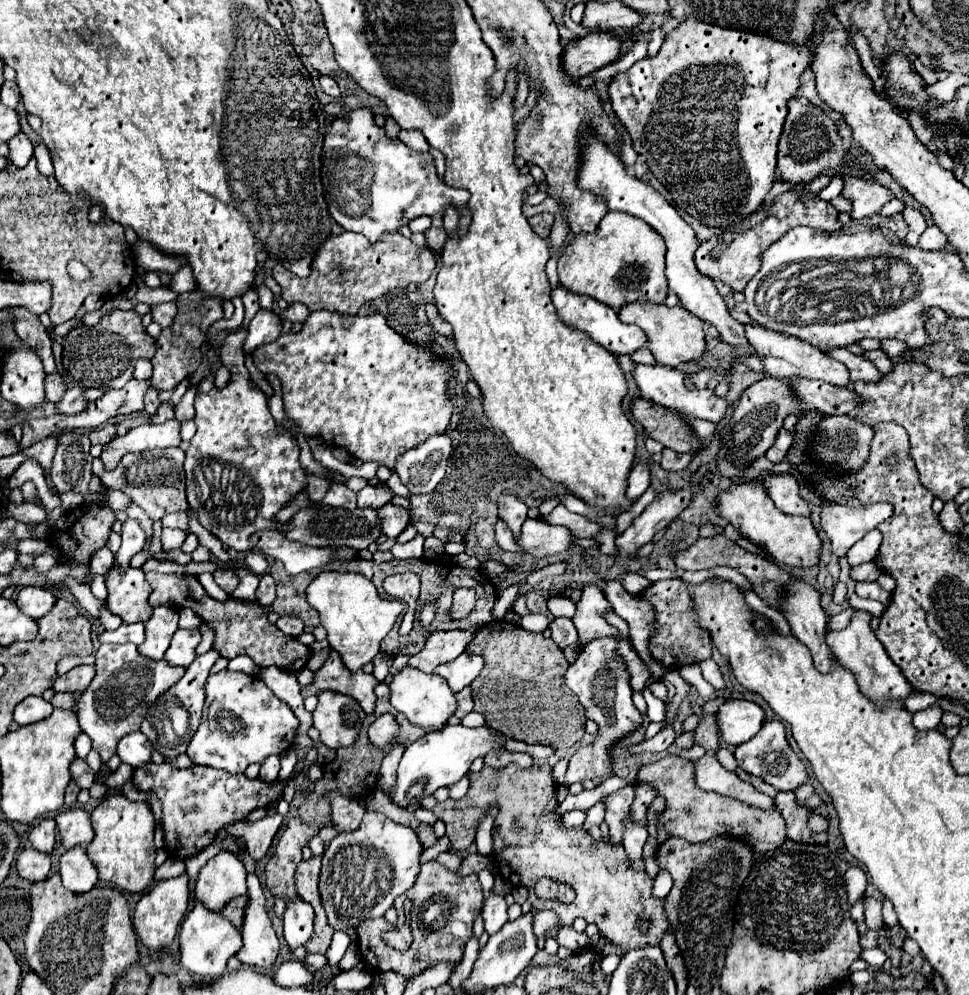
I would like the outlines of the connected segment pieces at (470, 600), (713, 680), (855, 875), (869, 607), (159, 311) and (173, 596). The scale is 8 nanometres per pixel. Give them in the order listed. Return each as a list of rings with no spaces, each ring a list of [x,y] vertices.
[[[457,588],[453,594],[450,614],[453,616],[469,616],[475,608],[475,592],[473,588]]]
[[[703,660],[703,662],[699,662],[699,668],[701,668],[703,678],[705,678],[711,686],[715,686],[715,690],[723,690],[723,688],[725,688],[725,680],[723,680],[717,664],[707,664],[707,660]]]
[[[849,866],[847,874],[847,892],[849,892],[849,902],[853,904],[863,892],[865,892],[865,886],[867,886],[867,878],[865,878],[865,872],[857,866]]]
[[[855,593],[848,598],[851,607],[870,612],[875,617],[880,617],[883,614],[885,606],[876,600],[863,599],[858,597]]]
[[[167,302],[167,304],[157,304],[157,306],[151,306],[151,316],[153,316],[153,322],[161,324],[163,328],[169,326],[173,322],[173,316],[177,312],[177,306],[175,302]]]
[[[147,572],[147,582],[153,588],[153,592],[149,596],[149,604],[151,606],[169,606],[169,608],[177,608],[177,610],[191,608],[207,626],[213,628],[213,632],[215,632],[213,648],[223,658],[235,658],[239,654],[247,654],[253,658],[253,662],[259,668],[277,666],[283,670],[301,670],[309,660],[309,648],[299,644],[295,638],[285,636],[275,624],[271,624],[267,620],[267,614],[257,604],[239,602],[239,600],[217,602],[207,596],[207,592],[199,584],[197,576]]]

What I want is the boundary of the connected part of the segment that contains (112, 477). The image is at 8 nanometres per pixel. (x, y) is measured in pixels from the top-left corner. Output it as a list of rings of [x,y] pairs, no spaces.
[[[155,448],[145,452],[127,452],[119,466],[111,472],[103,470],[103,484],[109,488],[117,488],[127,494],[137,506],[141,506],[151,520],[161,520],[169,512],[187,512],[189,504],[185,498],[185,470],[183,470],[185,454],[181,448]]]

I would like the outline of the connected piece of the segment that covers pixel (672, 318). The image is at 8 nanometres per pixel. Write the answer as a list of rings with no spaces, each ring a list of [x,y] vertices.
[[[633,302],[633,304],[625,304],[619,310],[619,318],[621,318],[621,322],[635,324],[635,326],[639,326],[645,332],[647,348],[651,350],[651,354],[655,356],[657,364],[661,364],[661,366],[675,368],[681,362],[689,362],[689,360],[701,358],[701,354],[705,350],[705,332],[703,332],[701,318],[693,316],[691,312],[681,308],[679,304],[675,308],[669,308],[665,304],[659,306],[659,304]]]

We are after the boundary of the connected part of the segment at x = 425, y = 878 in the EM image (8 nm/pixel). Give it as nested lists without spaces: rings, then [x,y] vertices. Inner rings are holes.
[[[425,862],[415,884],[411,886],[411,890],[407,890],[407,898],[413,900],[413,910],[411,910],[411,928],[413,928],[413,944],[407,952],[381,952],[381,948],[377,950],[377,940],[373,940],[373,934],[369,932],[371,928],[377,928],[377,936],[380,938],[381,932],[386,929],[380,928],[380,920],[376,919],[363,920],[359,924],[359,950],[363,954],[363,958],[367,960],[367,964],[373,966],[373,970],[379,972],[399,972],[401,976],[411,976],[411,974],[419,974],[421,968],[409,966],[415,960],[425,960],[425,962],[457,962],[463,956],[463,948],[465,942],[473,936],[471,928],[473,928],[473,920],[475,916],[479,916],[481,912],[481,904],[483,904],[483,888],[477,880],[477,874],[469,874],[469,876],[457,876],[453,872],[449,872],[445,866],[437,864],[437,862]]]

